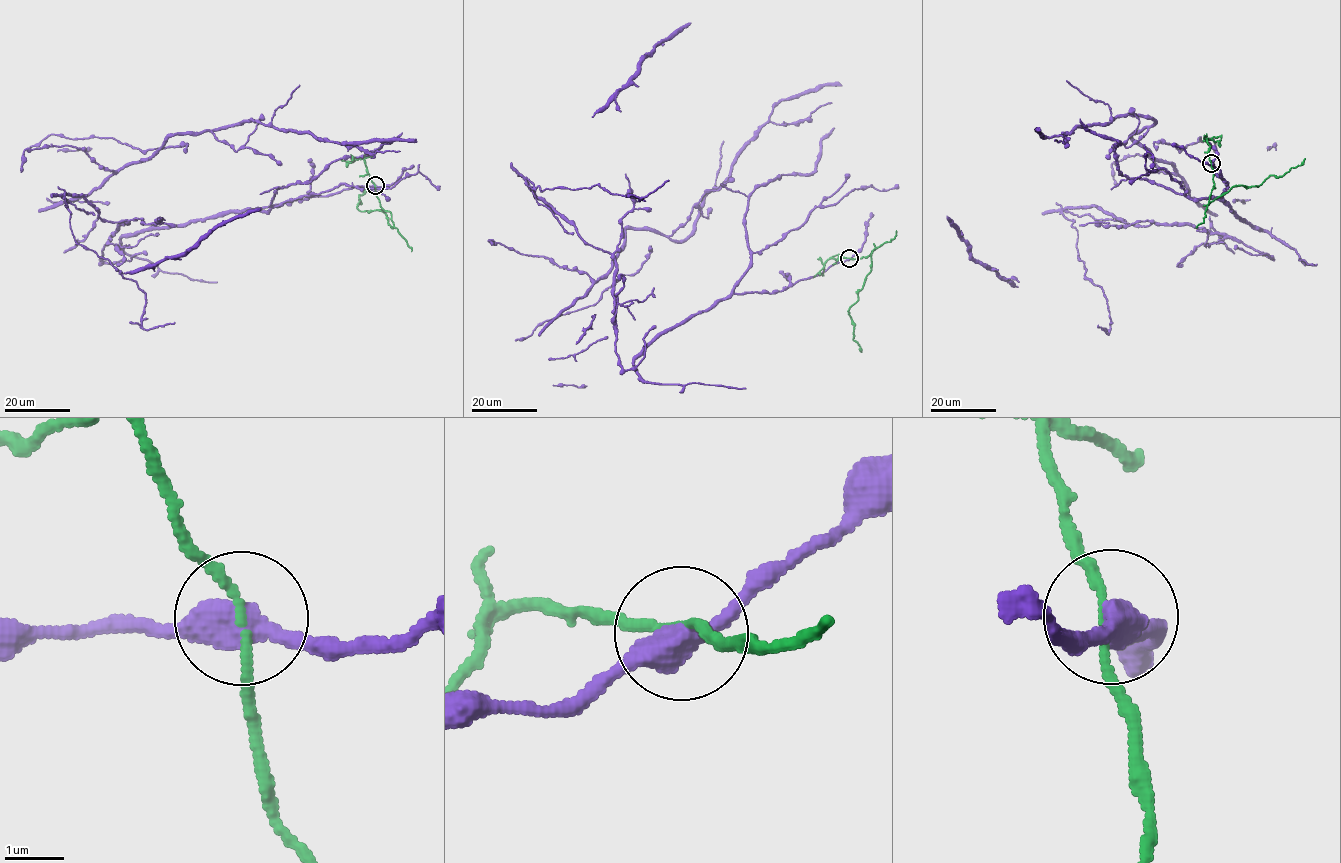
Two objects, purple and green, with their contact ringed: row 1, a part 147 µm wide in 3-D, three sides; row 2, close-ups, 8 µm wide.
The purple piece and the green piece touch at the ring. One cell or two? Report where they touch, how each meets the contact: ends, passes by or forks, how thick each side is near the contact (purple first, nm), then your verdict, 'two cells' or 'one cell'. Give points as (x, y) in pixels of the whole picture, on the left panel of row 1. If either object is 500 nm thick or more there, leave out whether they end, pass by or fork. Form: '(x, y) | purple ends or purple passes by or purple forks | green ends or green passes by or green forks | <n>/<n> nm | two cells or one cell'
(375, 185) | purple passes by | green passes by | 440/130 nm | two cells

